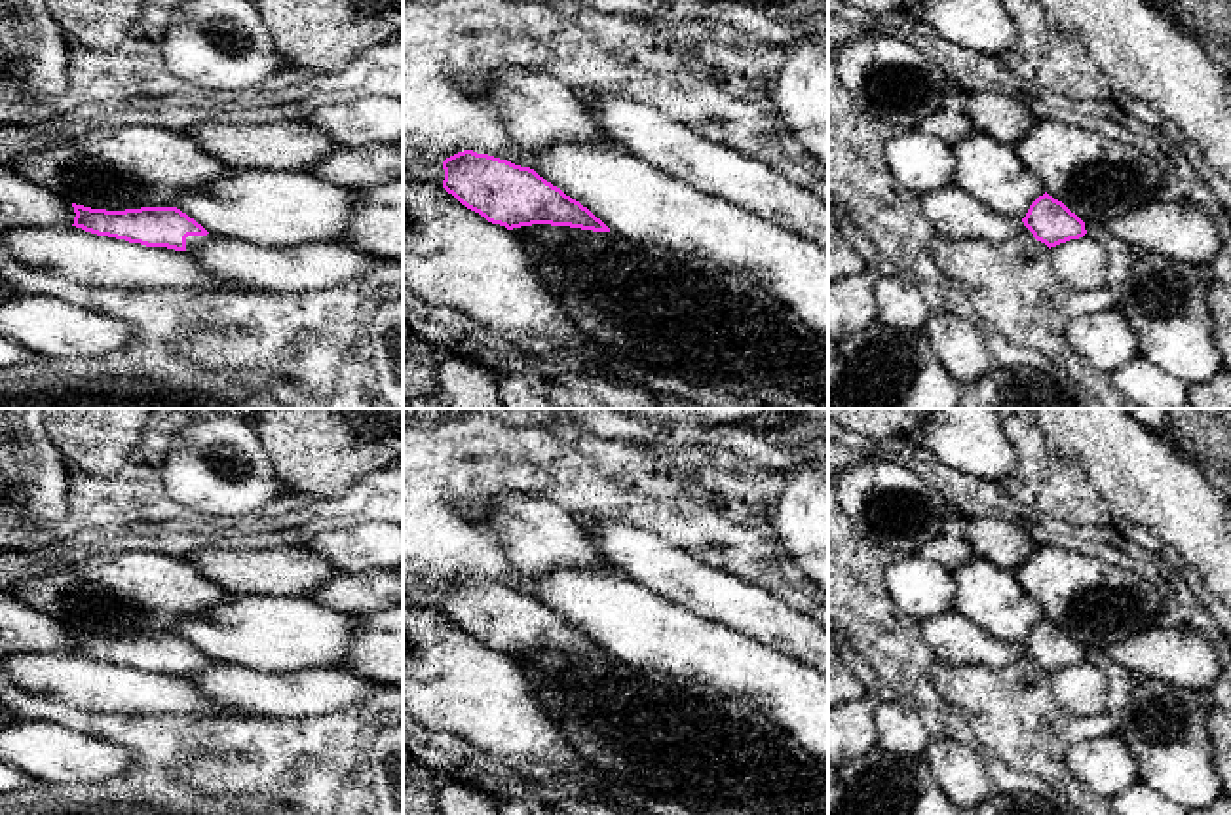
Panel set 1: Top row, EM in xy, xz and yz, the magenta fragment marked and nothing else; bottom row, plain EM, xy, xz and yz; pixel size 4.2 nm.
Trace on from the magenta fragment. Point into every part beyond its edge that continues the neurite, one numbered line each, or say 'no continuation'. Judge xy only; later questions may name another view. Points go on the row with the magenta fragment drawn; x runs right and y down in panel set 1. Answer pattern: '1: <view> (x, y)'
1: xy (192, 242)

